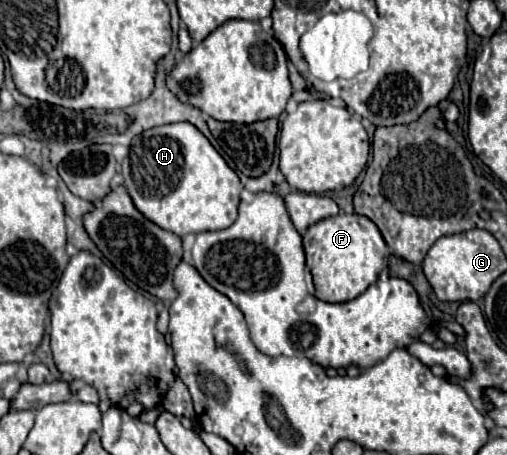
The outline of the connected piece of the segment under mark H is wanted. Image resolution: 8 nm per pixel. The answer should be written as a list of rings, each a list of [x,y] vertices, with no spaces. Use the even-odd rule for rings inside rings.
[[[178,122],[178,124],[166,124],[156,126],[132,140],[130,154],[122,162],[122,174],[124,174],[124,186],[134,202],[134,206],[156,226],[170,230],[178,236],[184,234],[198,234],[206,230],[224,230],[232,226],[232,222],[238,216],[238,202],[242,192],[242,182],[236,176],[236,172],[226,164],[226,160],[214,150],[214,146],[208,142],[208,138],[192,124]]]

